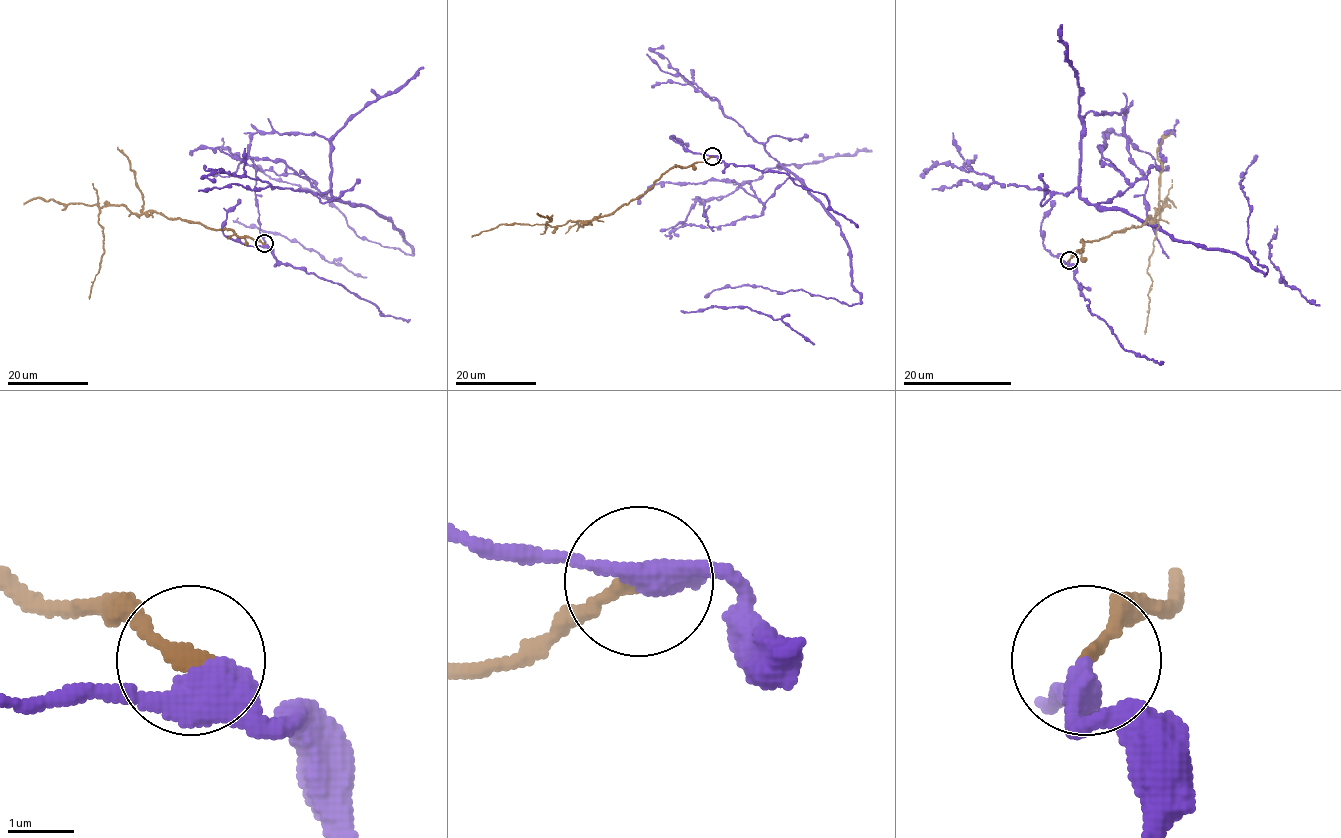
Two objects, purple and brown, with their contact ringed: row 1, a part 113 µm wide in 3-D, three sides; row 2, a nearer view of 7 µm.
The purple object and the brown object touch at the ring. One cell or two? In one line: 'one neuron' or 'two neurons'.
two neurons

